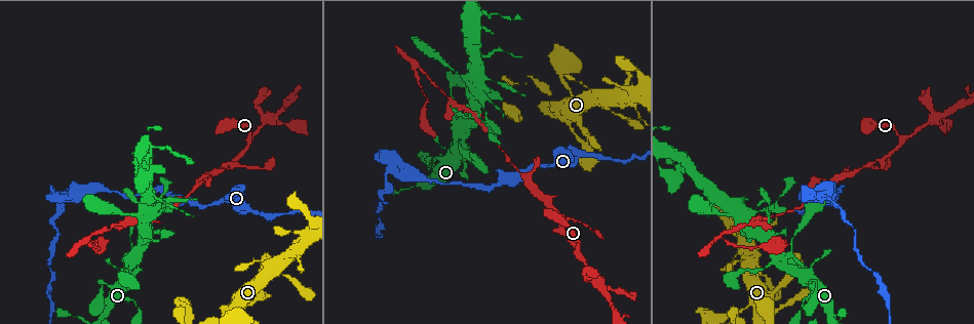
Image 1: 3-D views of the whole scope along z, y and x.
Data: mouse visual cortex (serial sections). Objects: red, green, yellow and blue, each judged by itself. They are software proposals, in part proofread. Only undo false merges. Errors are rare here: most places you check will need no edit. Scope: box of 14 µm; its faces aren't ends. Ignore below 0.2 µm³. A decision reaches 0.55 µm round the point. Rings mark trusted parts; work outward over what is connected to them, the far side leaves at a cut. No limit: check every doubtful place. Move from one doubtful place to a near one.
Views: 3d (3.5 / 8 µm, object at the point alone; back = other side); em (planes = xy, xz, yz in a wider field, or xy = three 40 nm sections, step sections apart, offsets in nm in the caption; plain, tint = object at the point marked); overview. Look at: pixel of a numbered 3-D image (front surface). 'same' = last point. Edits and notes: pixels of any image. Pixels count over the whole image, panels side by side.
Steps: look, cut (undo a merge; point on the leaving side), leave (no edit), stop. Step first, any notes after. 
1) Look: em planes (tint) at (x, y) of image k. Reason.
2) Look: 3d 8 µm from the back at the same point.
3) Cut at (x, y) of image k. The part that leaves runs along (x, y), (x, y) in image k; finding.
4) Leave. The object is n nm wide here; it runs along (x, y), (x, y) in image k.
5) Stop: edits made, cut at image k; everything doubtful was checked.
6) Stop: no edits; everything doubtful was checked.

Look: 3d 3.5 µm at (250, 142) of image 1. Three-way junction.

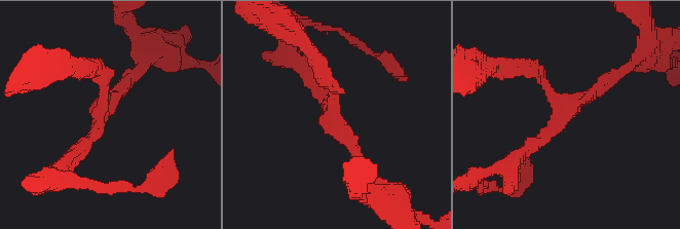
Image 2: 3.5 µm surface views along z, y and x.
Look: em xy step 3 (tint) at (101, 111) of image 2. 3 arms meet here; the arms are 200, 200, 250 nm wide; shape alone is not enough.

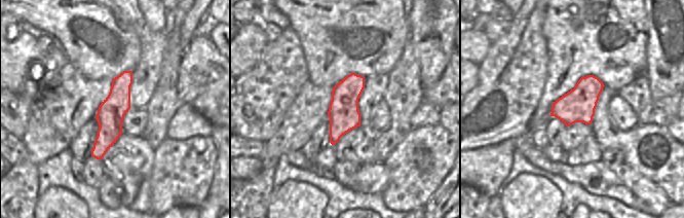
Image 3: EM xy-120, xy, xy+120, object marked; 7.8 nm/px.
Look: em xy step 5 (tint) at the same point.

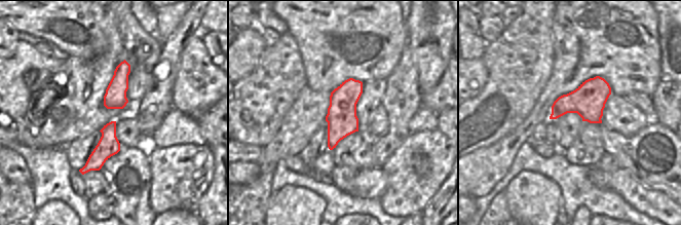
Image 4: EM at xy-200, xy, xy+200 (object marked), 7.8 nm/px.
Leave. All the same cell.

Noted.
Look: 3d 3.5 µm at (751, 223) of image 1. Calibre changes.

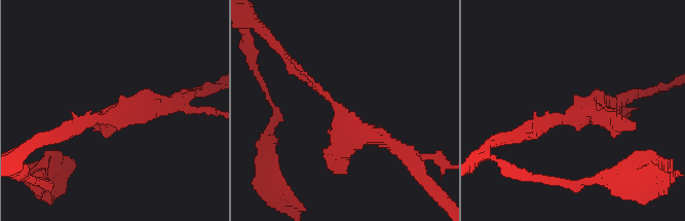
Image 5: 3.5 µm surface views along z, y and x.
Look: em xy step 5 (tint) at (110, 116) of image 5.

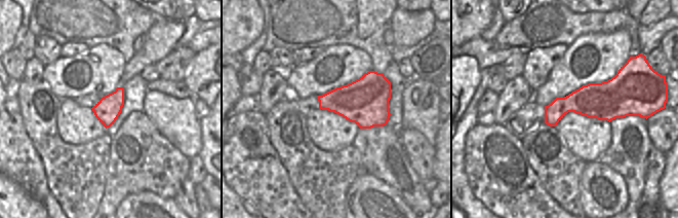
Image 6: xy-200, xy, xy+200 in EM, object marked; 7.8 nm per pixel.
Leave. It runs along (393, 146), (362, 134), (293, 65) in image 5; continuous, no second cell.

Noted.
Look: 3d 3.5 µm at (417, 68) of image 1. Sharp bend.

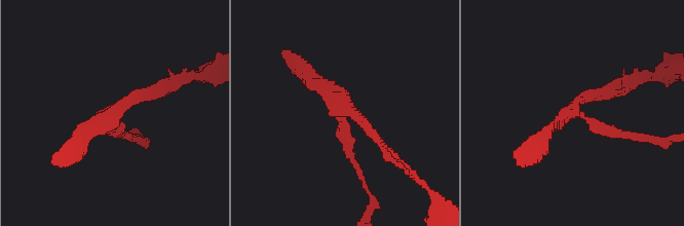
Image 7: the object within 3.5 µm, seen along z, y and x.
Look: em xy step 2 (tint) at (112, 111) of image 7.

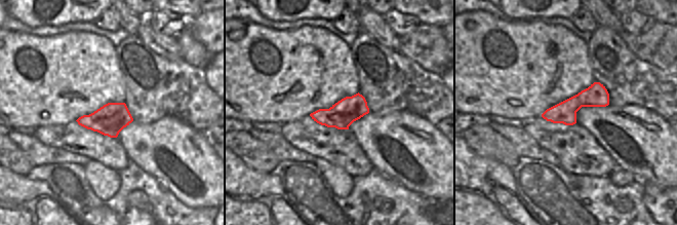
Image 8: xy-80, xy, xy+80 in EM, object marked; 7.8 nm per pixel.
Look: em xy step 5 (tint) at the same point.

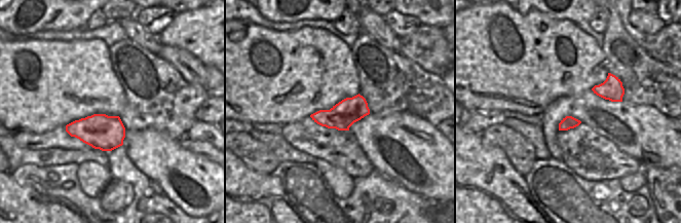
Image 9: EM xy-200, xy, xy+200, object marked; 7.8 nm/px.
Leave. It runs along (156, 92), (112, 111), (127, 137) in image 7; continuous, no second cell.

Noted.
Stop: no edits; everything doubtful was checked.

